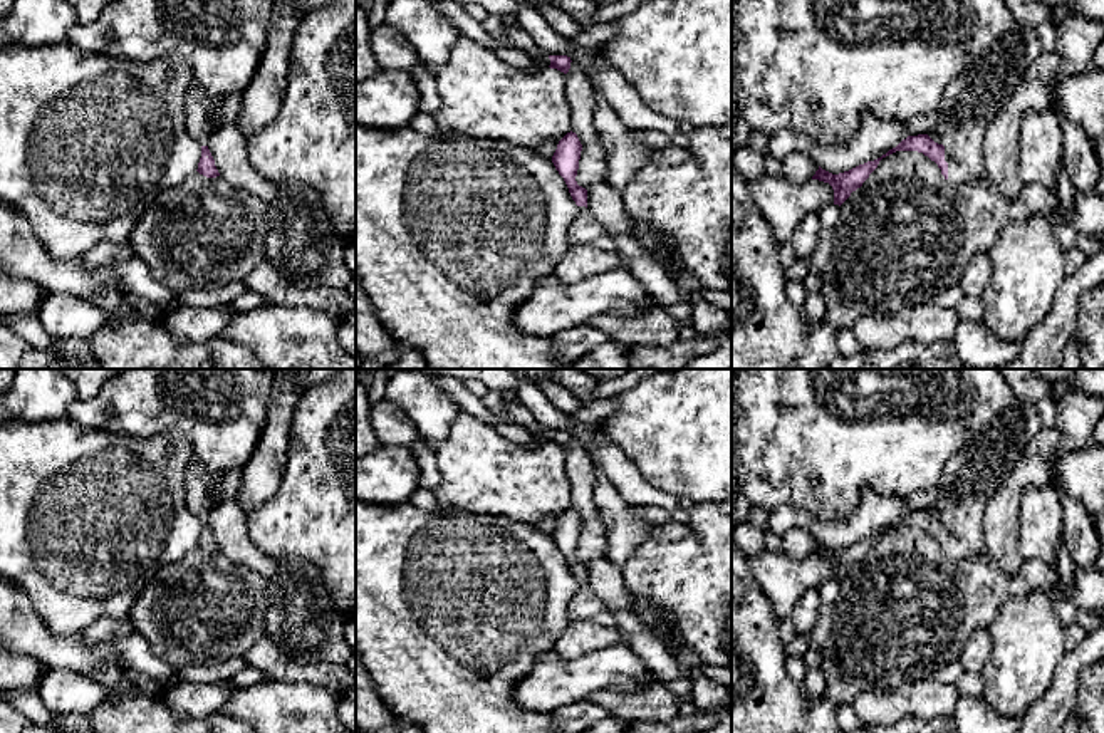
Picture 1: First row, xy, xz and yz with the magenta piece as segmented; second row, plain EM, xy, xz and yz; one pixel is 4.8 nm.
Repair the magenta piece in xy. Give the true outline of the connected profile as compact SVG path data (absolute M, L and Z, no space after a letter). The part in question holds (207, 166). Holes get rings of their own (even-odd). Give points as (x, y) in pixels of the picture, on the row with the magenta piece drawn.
M201 92L188 94L183 102L186 129L190 136L201 146L201 158L196 171L206 178L220 176L215 159L208 149L210 138L218 127L213 119L213 111L220 102L221 101L208 97Z

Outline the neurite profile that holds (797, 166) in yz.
M790 153L782 159L780 174L785 176L790 183L804 183L810 179L819 164L805 153Z

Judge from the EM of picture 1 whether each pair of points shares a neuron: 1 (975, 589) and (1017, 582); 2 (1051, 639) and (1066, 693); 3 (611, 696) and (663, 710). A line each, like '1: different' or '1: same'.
1: same
2: different
3: same

